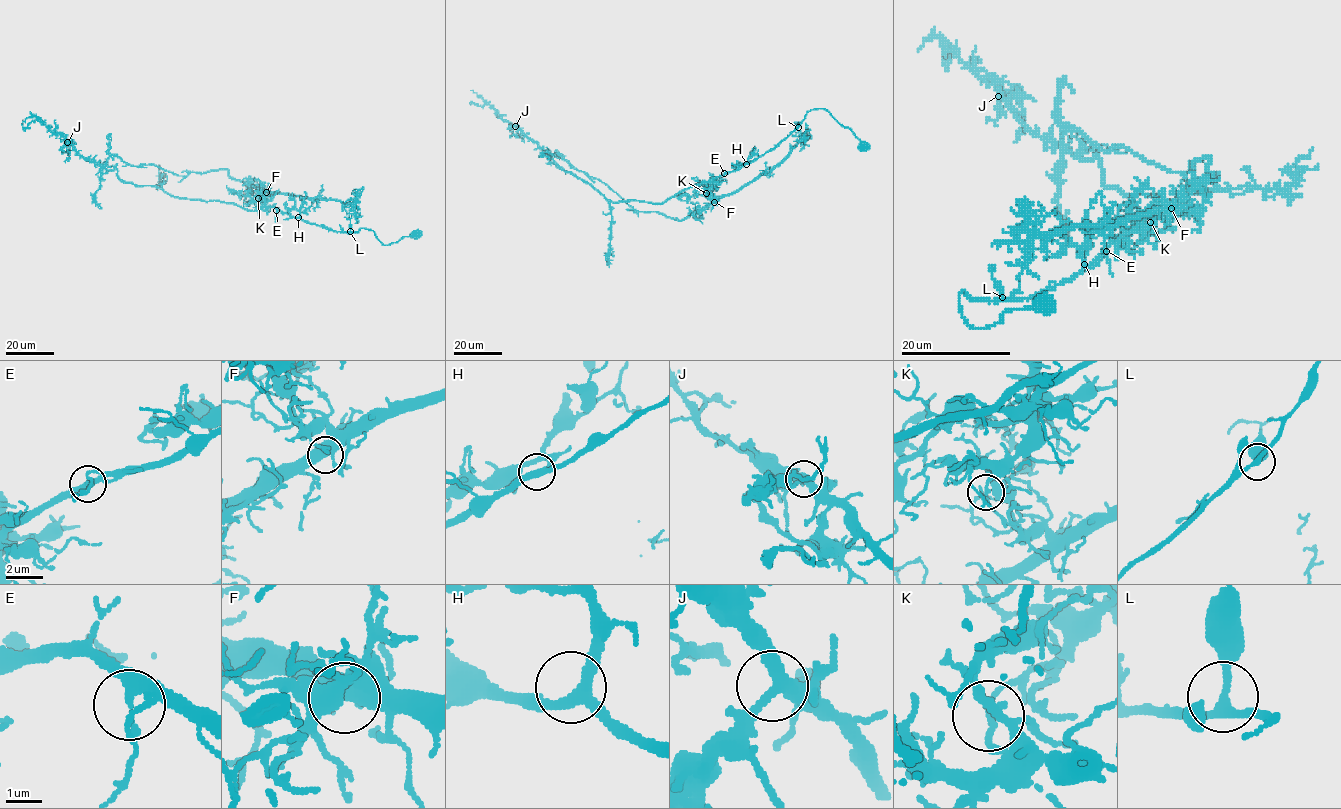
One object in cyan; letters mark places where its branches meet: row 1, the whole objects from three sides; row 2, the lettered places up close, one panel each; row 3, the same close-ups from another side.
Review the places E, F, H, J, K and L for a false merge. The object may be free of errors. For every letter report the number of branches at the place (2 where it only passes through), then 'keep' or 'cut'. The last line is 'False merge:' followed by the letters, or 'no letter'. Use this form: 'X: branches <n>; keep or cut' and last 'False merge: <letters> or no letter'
E: branches 2; keep
F: branches 3; keep
H: branches 3; keep
J: branches 3; keep
K: branches 2; cut
L: branches 3; keep
False merge: K

